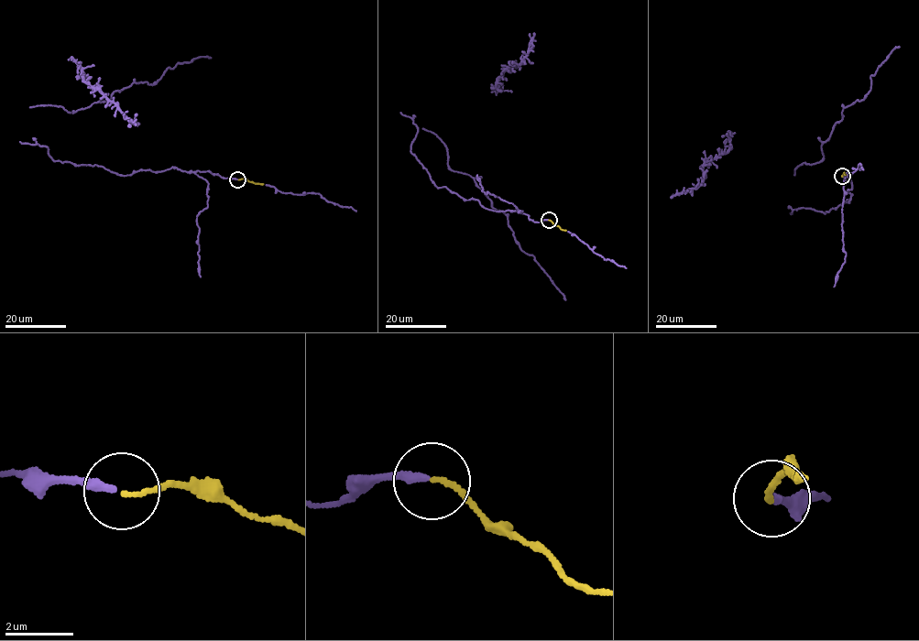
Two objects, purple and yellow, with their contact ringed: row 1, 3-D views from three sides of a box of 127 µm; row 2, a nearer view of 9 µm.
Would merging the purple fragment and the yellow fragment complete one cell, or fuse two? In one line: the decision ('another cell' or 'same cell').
same cell

